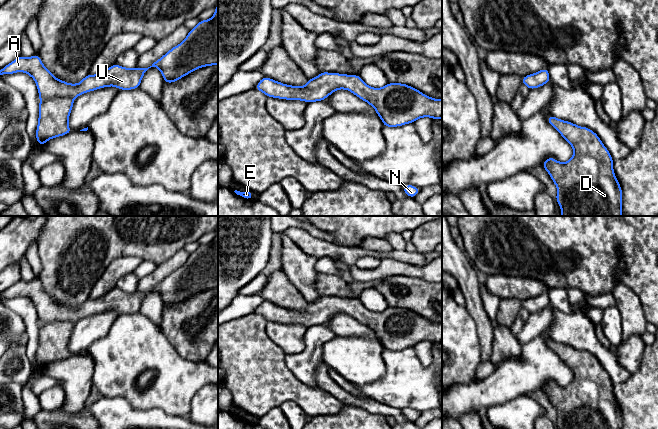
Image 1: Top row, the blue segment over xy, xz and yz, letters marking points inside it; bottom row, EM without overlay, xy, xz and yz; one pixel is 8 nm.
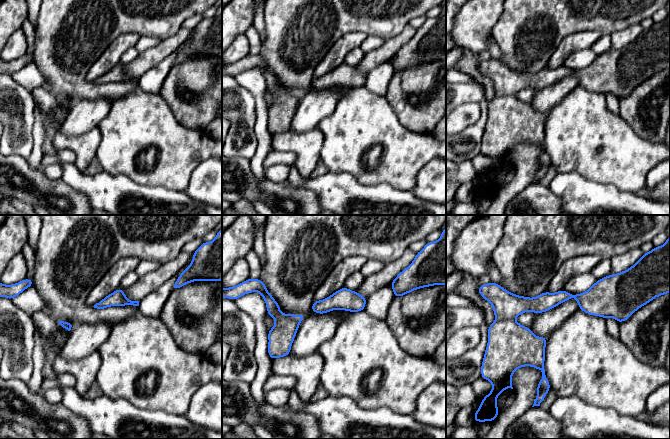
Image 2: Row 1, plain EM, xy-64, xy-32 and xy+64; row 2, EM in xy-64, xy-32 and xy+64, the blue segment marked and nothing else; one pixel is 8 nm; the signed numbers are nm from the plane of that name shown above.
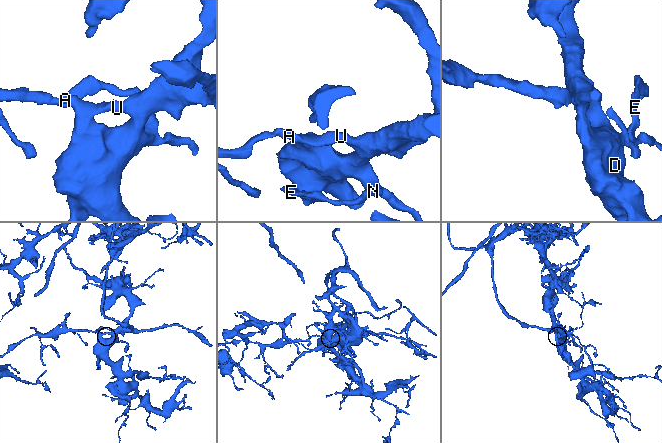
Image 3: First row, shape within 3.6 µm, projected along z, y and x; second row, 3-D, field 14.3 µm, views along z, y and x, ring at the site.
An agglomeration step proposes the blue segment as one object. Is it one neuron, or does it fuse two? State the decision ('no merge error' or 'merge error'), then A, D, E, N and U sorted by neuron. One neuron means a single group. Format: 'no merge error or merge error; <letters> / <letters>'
no merge error; A D E N U

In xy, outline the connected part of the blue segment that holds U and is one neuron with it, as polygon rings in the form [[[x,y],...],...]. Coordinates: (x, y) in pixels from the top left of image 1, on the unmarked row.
[[[218,228],[216,229],[215,233],[215,237],[210,243],[200,244],[199,247],[193,253],[189,254],[187,261],[180,268],[171,272],[165,279],[163,279],[160,283],[156,284],[148,292],[125,292],[118,288],[114,288],[108,291],[102,297],[96,299],[88,298],[82,303],[80,307],[71,308],[57,303],[54,298],[43,289],[40,280],[35,278],[34,280],[29,282],[23,280],[18,281],[8,289],[4,290],[0,294],[0,299],[11,299],[17,296],[25,296],[34,303],[40,322],[39,342],[36,353],[36,365],[43,371],[44,368],[50,363],[72,357],[68,349],[68,344],[74,328],[74,323],[79,319],[110,310],[115,310],[119,314],[137,313],[140,311],[140,307],[145,296],[151,291],[156,291],[161,295],[164,307],[173,307],[177,306],[182,301],[190,298],[195,294],[198,294],[201,291],[218,289]]]

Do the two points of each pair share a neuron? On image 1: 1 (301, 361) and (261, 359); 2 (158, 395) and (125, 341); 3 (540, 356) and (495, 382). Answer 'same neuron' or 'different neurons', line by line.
1: different neurons
2: same neuron
3: same neuron

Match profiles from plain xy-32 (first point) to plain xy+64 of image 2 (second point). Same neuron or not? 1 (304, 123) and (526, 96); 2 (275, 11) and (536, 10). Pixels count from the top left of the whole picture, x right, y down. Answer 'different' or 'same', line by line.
1: different
2: same

